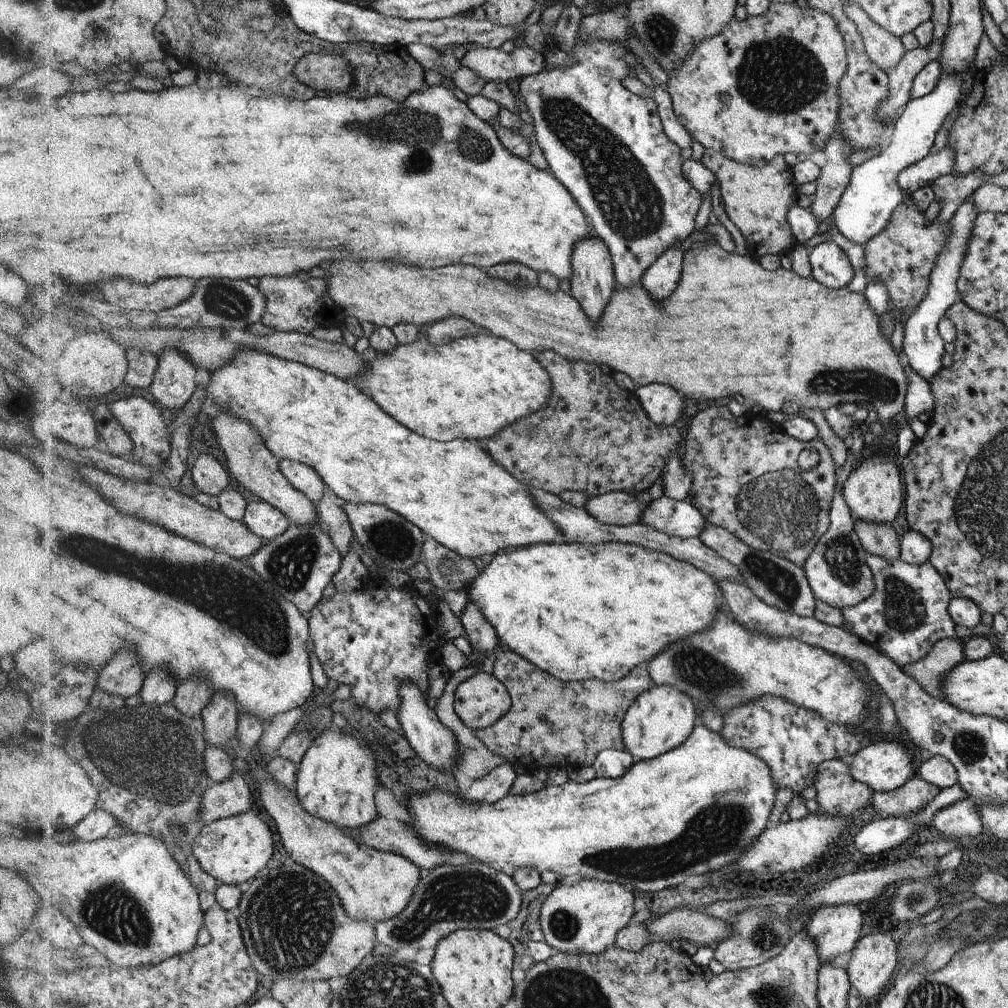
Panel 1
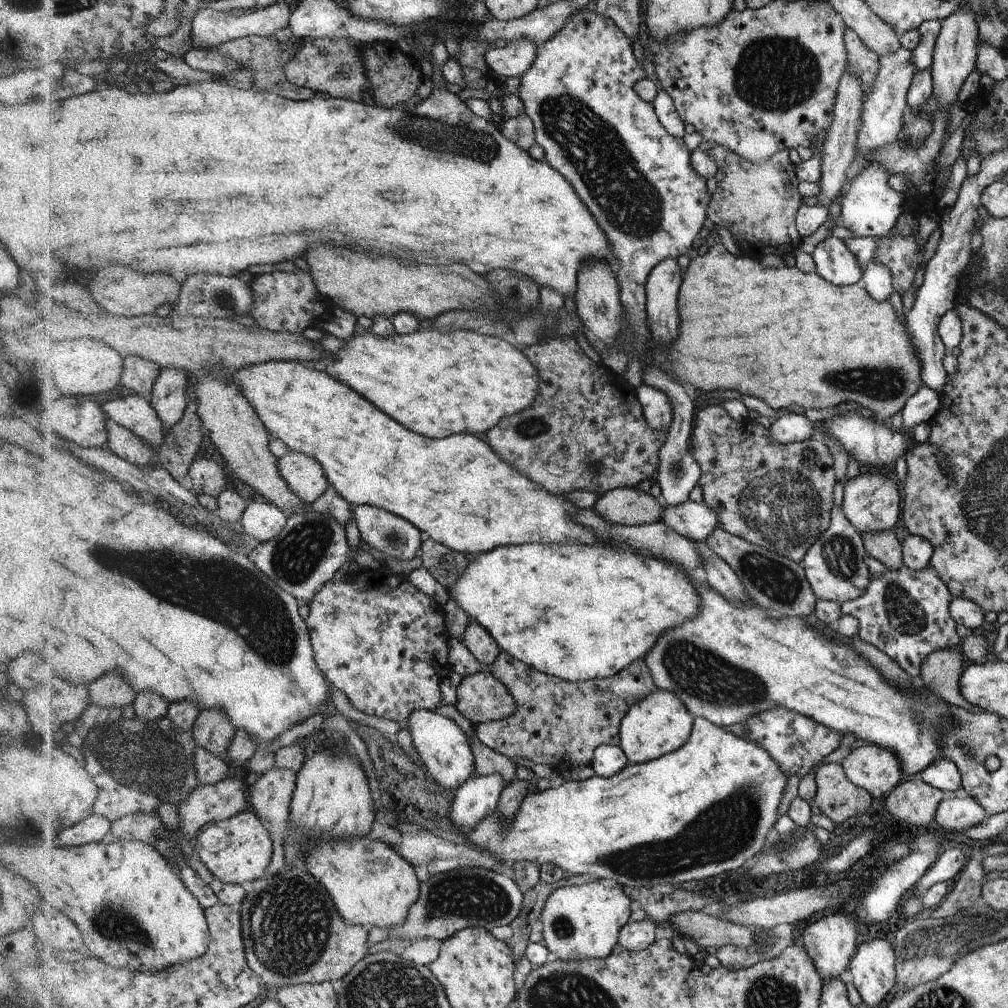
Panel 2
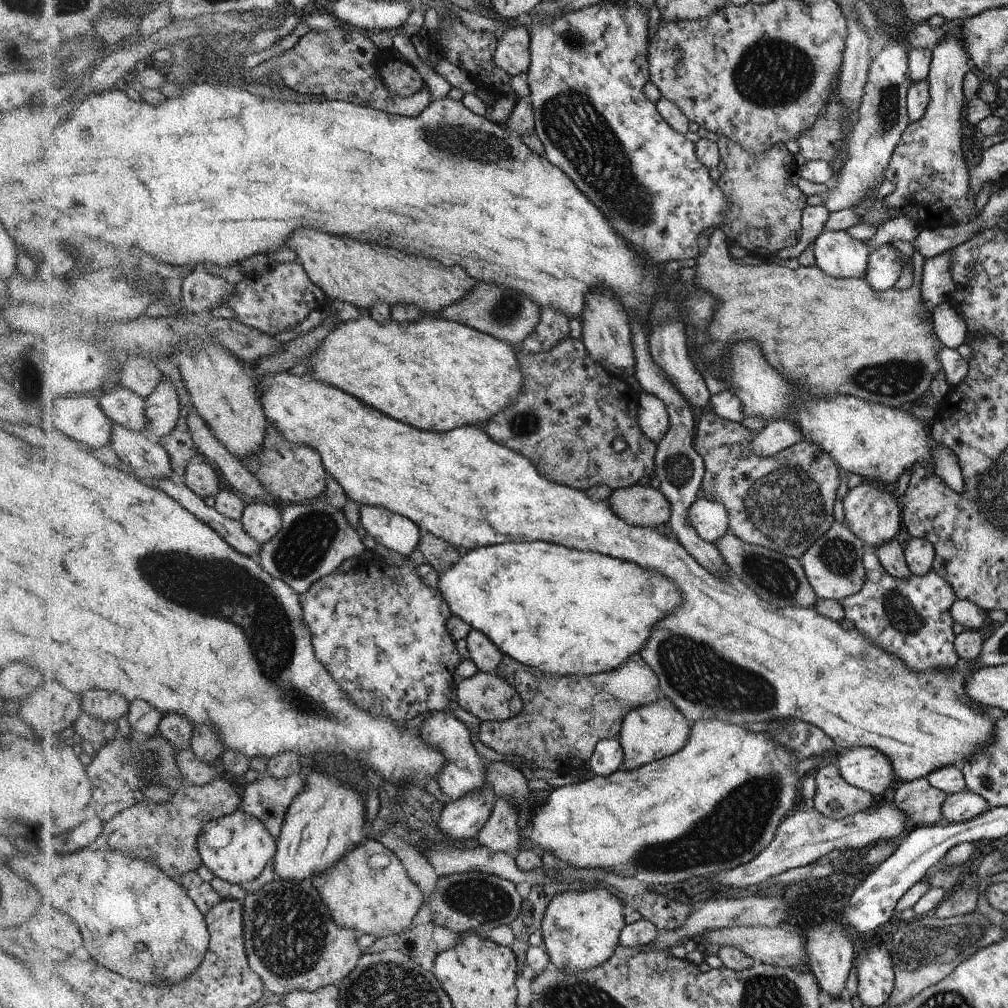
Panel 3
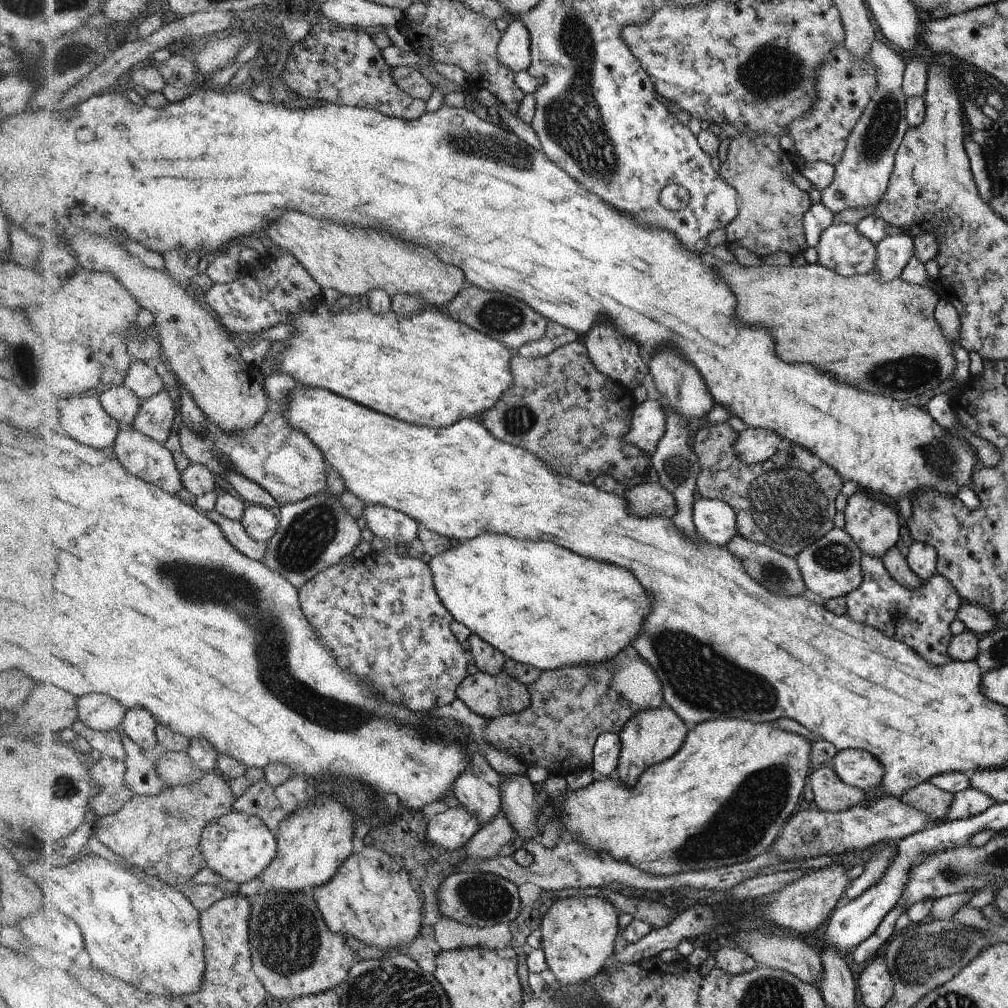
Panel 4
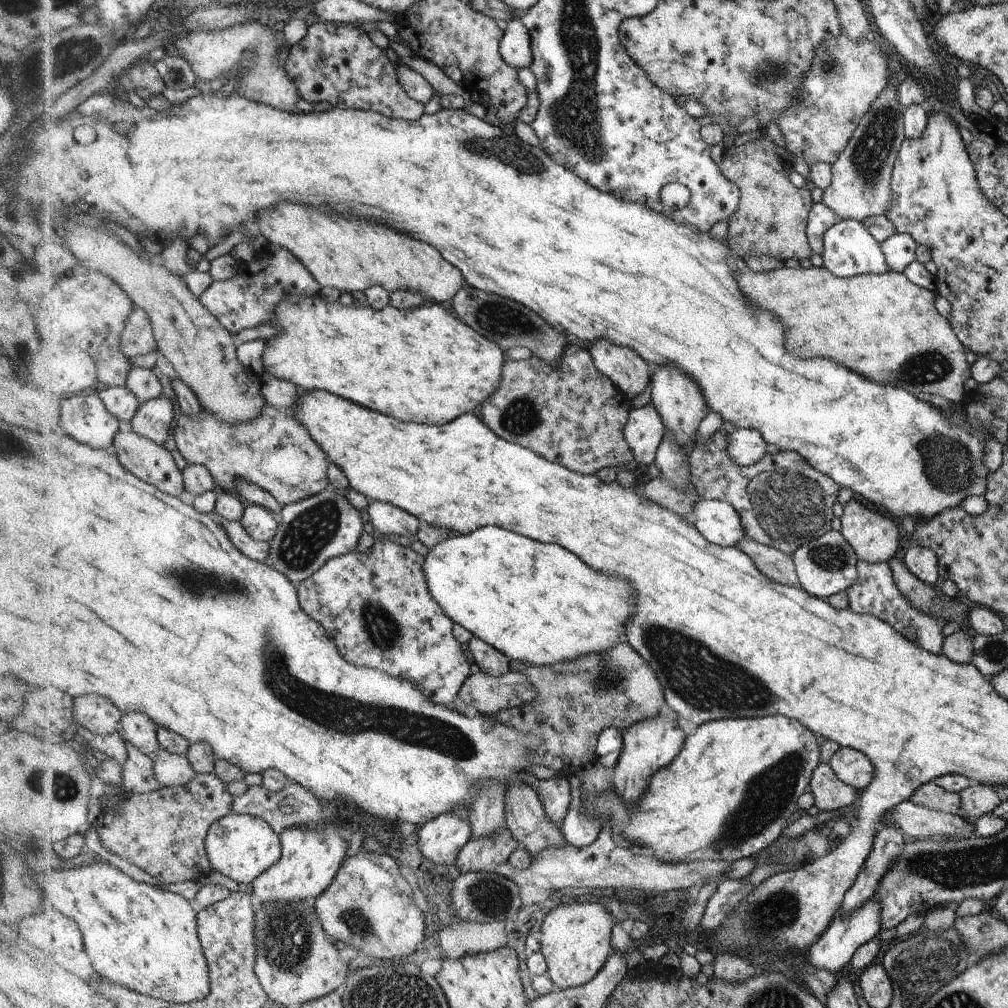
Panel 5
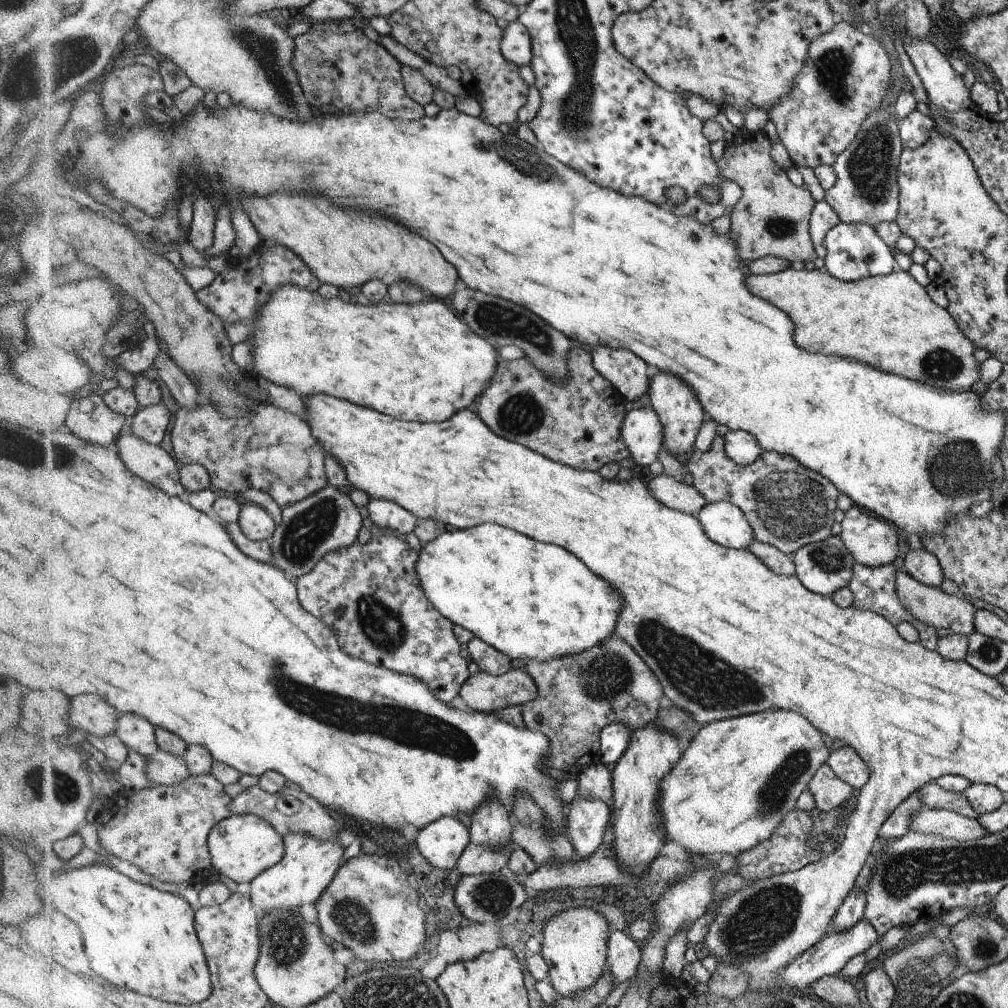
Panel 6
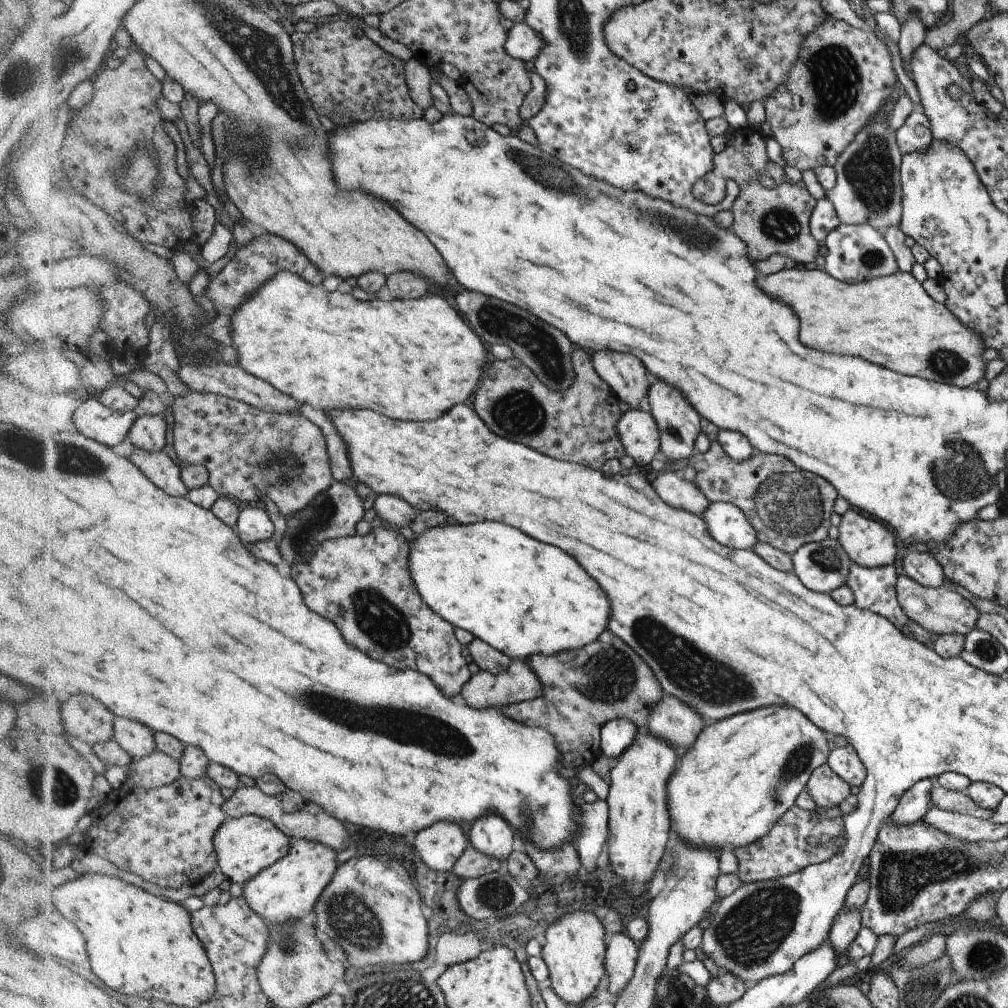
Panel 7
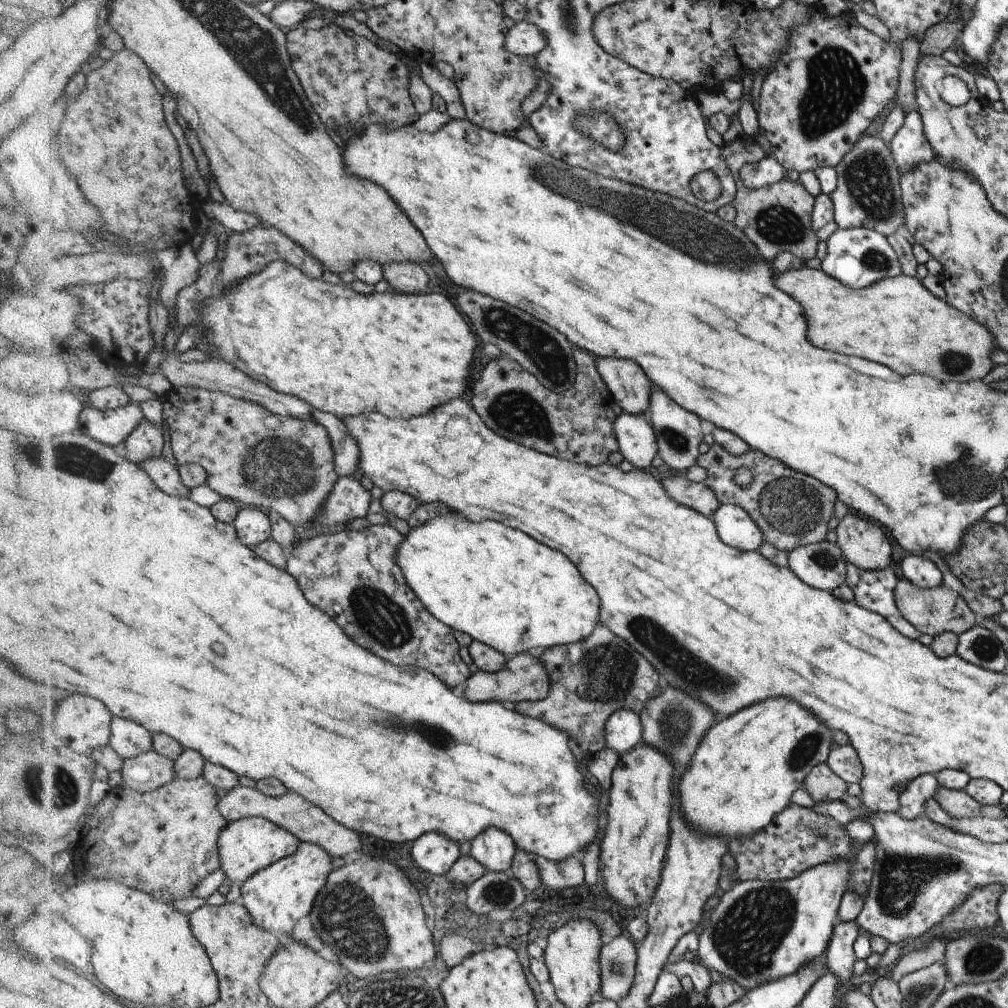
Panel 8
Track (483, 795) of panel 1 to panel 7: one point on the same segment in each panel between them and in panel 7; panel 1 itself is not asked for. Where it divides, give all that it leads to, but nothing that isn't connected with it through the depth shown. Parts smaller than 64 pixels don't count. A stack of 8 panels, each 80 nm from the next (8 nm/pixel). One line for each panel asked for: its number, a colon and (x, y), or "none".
2: (478, 797)
3: (462, 818)
4: (452, 829)
5: (441, 838)
6: (442, 842)
7: (440, 846)

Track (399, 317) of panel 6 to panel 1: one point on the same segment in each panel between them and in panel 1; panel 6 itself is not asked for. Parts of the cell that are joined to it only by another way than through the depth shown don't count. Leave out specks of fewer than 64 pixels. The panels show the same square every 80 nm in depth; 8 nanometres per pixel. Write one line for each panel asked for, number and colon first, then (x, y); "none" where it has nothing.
1: (471, 388)
2: (440, 384)
3: (435, 374)
4: (429, 369)
5: (424, 365)

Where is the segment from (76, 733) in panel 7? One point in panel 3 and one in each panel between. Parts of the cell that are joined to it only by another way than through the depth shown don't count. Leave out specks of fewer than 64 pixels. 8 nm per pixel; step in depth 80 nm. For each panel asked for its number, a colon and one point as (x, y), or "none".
3: (107, 705)
4: (101, 711)
5: (96, 714)
6: (90, 713)

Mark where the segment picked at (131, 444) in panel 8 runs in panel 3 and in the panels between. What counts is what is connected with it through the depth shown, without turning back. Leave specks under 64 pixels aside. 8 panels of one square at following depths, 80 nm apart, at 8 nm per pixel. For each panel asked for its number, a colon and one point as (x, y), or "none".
3: (164, 408)
4: (156, 419)
5: (154, 420)
6: (152, 422)
7: (149, 432)

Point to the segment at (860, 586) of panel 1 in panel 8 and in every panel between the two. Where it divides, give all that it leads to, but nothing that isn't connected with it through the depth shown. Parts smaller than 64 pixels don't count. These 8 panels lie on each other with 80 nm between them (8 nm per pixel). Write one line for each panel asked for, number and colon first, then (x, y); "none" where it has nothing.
2: (835, 566)
3: (834, 567)
4: (831, 567)
5: (825, 567)
6: (825, 567)
7: (823, 567)
8: (822, 565)

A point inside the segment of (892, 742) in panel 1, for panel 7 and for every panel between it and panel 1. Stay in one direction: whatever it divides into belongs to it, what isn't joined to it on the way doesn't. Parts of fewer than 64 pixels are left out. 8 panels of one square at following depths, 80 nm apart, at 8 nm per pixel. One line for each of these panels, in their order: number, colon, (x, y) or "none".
2: (877, 769)
3: (871, 770)
4: (860, 768)
5: (854, 767)
6: (846, 762)
7: (845, 761)

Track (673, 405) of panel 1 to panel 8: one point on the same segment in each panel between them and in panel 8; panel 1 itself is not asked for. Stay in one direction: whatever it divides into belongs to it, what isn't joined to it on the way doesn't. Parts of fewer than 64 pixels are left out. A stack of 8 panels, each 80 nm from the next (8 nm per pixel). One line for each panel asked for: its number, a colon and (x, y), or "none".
2: (657, 406)
3: (654, 419)
4: (650, 423)
5: (645, 431)
6: (643, 433)
7: (638, 430)
8: (638, 443)

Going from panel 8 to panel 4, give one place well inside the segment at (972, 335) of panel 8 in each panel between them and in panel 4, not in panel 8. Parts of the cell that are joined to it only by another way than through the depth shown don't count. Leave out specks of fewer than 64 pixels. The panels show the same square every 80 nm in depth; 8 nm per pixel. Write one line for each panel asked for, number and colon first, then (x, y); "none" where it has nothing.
4: (886, 339)
5: (884, 325)
6: (890, 321)
7: (892, 320)

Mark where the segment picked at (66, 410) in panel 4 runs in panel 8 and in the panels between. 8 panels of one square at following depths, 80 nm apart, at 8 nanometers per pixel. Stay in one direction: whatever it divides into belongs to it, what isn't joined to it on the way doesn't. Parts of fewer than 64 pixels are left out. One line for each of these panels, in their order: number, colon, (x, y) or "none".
5: (86, 417)
6: (91, 418)
7: (110, 427)
8: (112, 427)

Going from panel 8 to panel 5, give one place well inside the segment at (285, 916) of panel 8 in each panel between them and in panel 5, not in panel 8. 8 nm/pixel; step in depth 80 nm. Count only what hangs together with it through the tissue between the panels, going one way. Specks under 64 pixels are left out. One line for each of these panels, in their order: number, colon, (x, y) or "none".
5: (309, 864)
6: (309, 866)
7: (286, 891)

